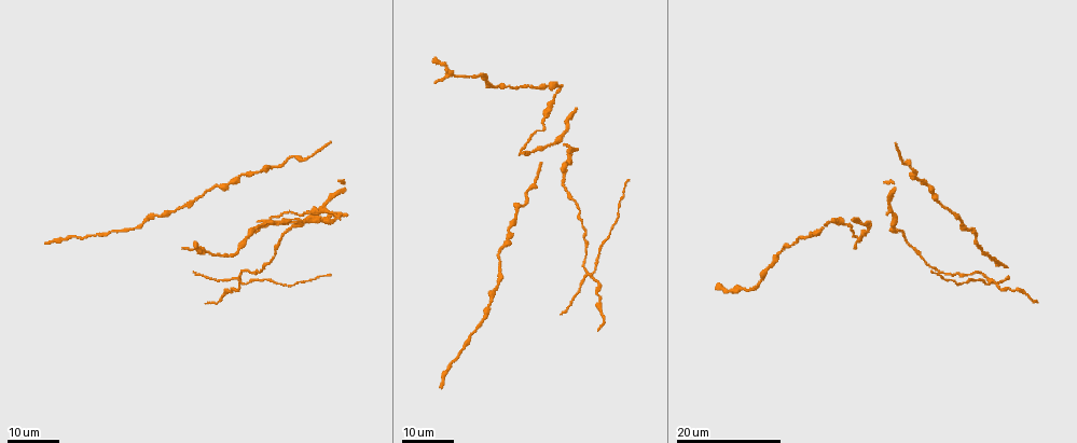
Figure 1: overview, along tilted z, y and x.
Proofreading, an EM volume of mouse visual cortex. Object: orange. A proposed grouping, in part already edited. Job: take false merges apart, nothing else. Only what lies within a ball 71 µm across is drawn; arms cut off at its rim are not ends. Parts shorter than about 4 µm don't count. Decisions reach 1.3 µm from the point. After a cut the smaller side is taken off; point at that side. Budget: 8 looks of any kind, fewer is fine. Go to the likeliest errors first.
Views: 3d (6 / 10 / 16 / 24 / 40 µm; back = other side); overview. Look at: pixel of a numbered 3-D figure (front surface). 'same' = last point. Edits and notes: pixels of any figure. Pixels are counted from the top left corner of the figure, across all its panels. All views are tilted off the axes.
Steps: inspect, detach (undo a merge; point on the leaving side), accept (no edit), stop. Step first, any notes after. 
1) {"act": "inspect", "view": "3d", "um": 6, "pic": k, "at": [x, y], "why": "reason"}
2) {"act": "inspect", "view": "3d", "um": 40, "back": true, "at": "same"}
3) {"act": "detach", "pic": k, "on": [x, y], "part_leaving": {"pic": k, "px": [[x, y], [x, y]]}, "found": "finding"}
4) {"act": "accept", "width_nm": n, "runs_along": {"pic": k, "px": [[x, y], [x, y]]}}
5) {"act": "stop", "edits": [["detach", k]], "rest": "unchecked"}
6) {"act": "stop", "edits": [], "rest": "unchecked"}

{"act": "inspect", "view": "3d", "um": 24, "pic": 1, "at": [565, 169], "why": "thin arm on a thick one"}

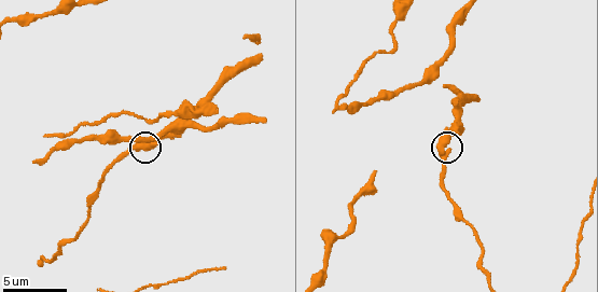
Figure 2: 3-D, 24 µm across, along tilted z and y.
{"act": "inspect", "view": "3d", "um": 6, "pic": 2, "at": [445, 142]}

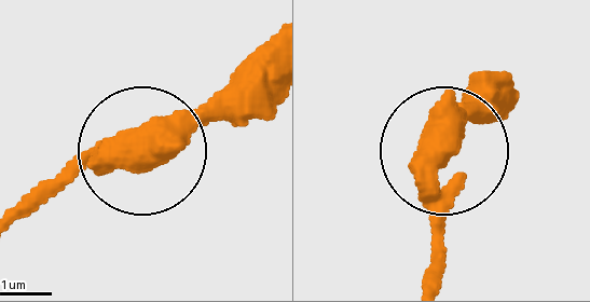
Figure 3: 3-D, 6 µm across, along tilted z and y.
{"act": "detach", "pic": 3, "on": [53, 181], "width_nm": 440, "part_leaving": {"pic": 3, "px": [[428, 200], [439, 279]]}, "found": "a second neuron is stuck on"}

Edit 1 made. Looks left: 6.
{"act": "inspect", "view": "3d", "um": 10, "pic": 2, "at": [155, 122], "why": "thick turns thin"}

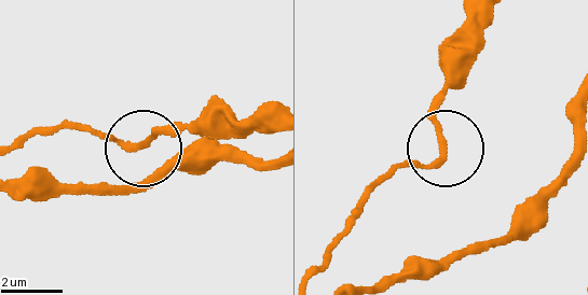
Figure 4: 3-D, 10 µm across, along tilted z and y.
{"act": "inspect", "view": "3d", "um": 6, "pic": 4, "at": [139, 143]}

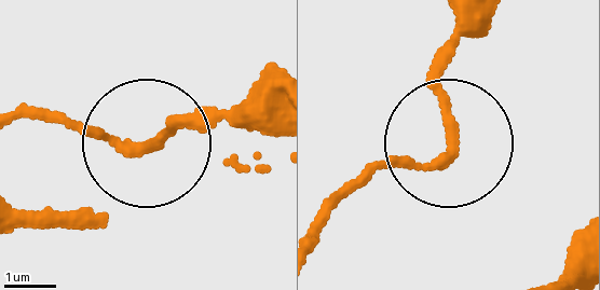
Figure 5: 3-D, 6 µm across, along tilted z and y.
{"act": "accept", "runs_along": {"pic": 5, "px": [[24, 118], [123, 140], [263, 122]]}, "found": "continuous, no second neuron"}

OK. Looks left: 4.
{"act": "inspect", "view": "3d", "um": 10, "pic": 2, "at": [353, 197], "why": "calibre changes"}

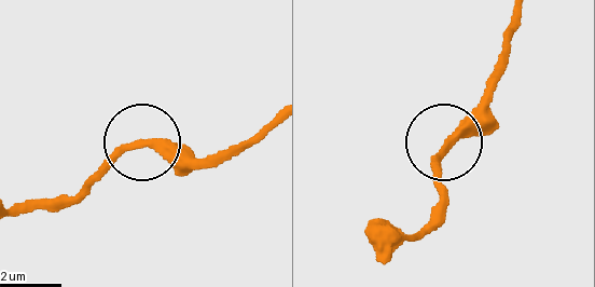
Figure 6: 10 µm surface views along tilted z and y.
{"act": "accept", "width_nm": 300, "found": "all the same neuron"}

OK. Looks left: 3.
{"act": "inspect", "view": "3d", "um": 6, "pic": 2, "at": [202, 103]}

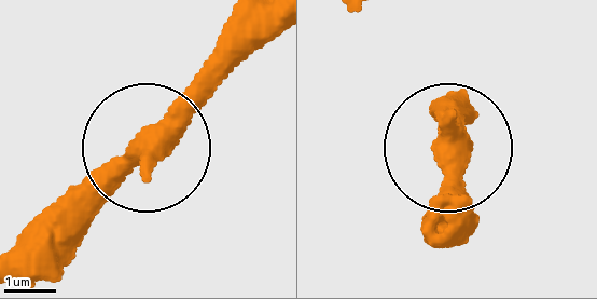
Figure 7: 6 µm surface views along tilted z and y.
{"act": "accept", "side_arm_um": 7, "found": "continuous, no second neuron"}

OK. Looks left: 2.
{"act": "stop", "edits": [["detach", 3]], "rest": "unchecked"}

